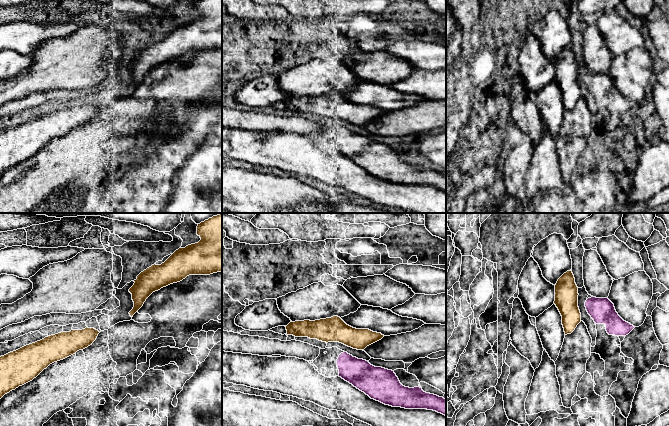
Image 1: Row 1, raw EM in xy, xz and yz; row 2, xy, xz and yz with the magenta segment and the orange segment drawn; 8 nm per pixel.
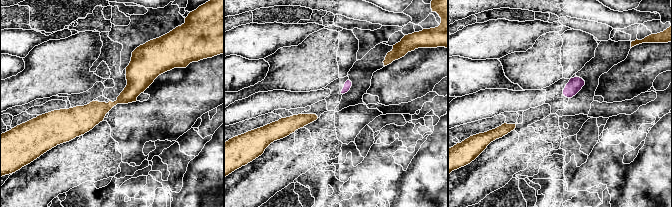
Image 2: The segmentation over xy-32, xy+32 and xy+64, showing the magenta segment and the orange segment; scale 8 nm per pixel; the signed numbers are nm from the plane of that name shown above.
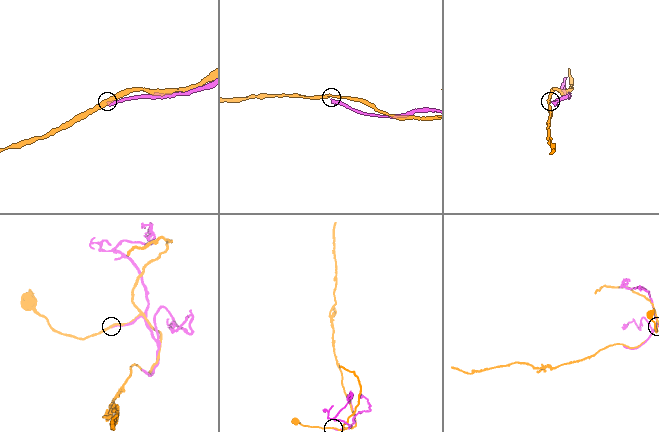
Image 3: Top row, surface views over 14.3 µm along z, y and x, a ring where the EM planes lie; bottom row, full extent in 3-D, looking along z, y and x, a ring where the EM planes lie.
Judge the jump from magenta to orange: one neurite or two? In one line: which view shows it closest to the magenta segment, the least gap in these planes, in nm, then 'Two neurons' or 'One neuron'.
Closest in xz. Distance 50 nm. Two neurons

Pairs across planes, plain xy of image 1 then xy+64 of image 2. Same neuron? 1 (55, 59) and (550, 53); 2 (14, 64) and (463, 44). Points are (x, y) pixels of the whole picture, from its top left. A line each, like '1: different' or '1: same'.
1: same
2: different

